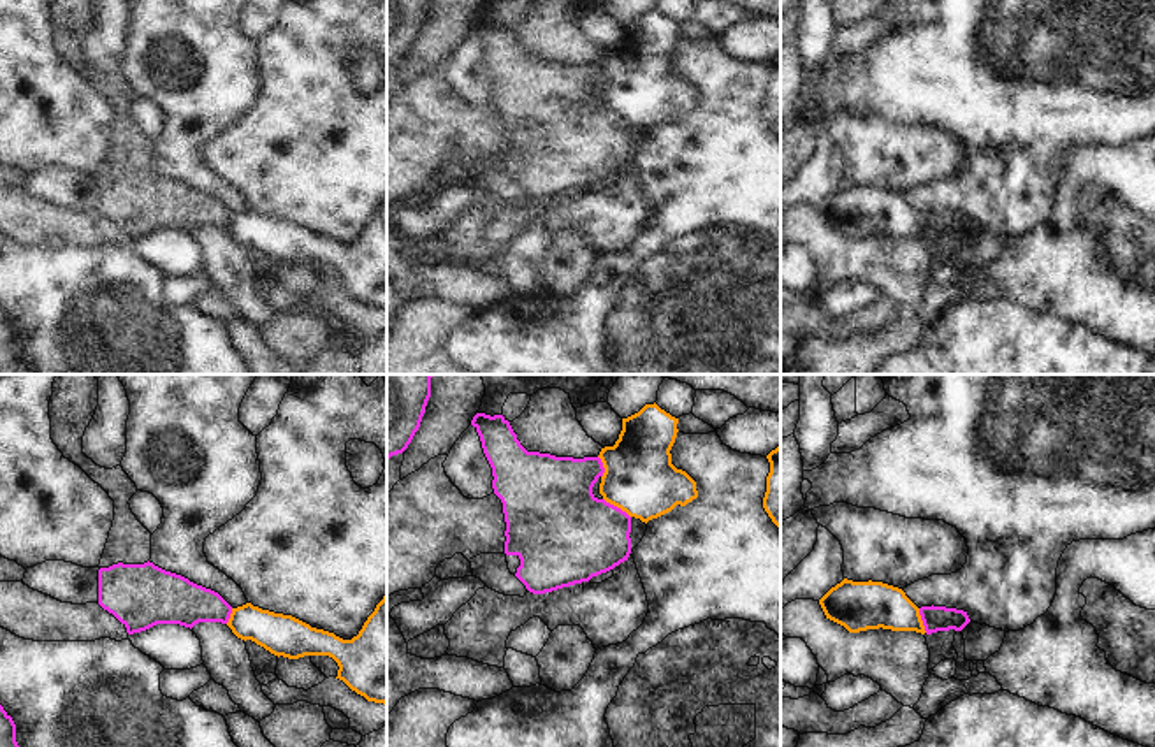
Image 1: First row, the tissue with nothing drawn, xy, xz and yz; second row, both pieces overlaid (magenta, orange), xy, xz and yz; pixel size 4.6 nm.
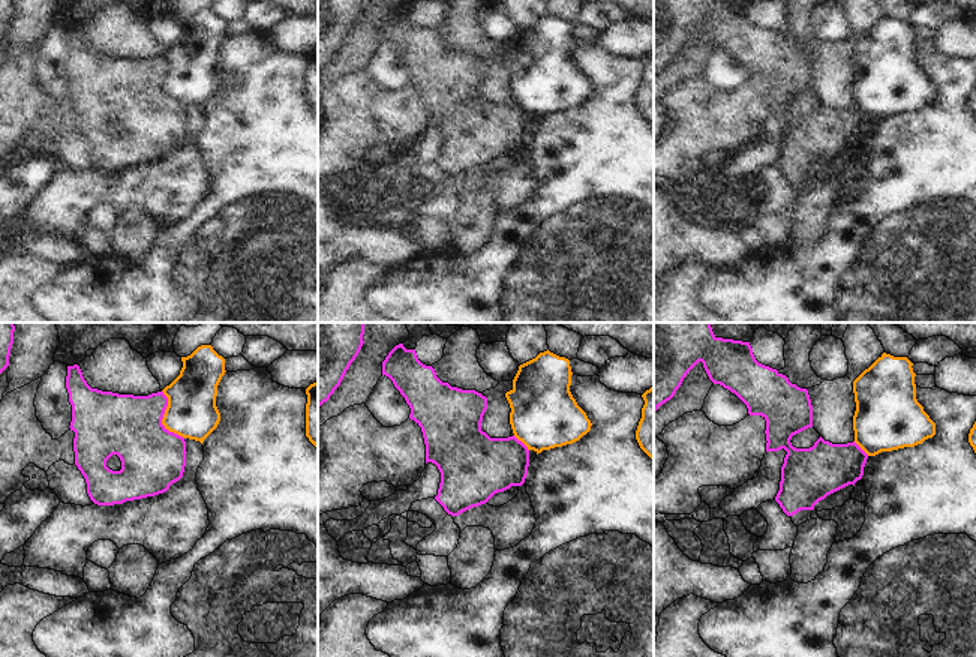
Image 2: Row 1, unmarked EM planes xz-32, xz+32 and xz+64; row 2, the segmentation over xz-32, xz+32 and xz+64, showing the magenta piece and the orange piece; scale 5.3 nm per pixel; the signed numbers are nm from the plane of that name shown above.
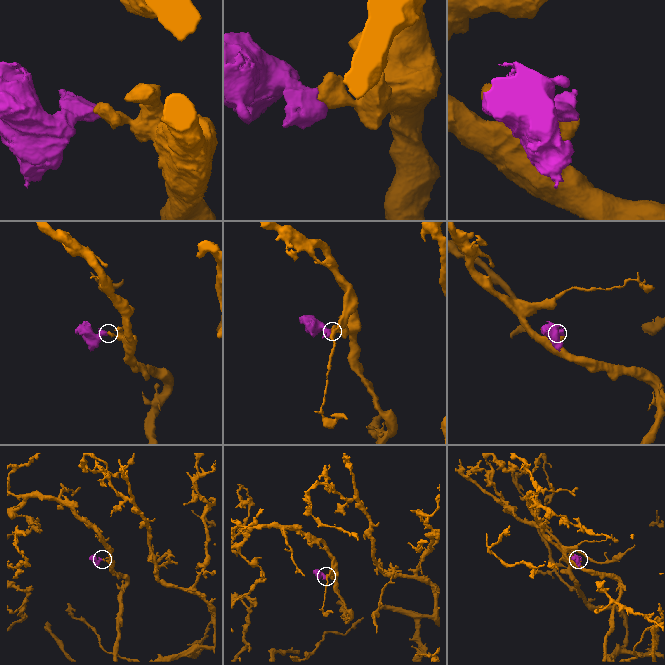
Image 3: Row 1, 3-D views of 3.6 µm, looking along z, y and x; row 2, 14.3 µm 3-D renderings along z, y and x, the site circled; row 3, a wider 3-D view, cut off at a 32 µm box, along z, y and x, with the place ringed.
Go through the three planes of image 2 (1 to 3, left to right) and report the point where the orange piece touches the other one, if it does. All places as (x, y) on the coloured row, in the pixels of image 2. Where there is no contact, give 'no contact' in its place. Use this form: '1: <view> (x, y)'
1: xz-32 (162, 417)
2: xz+32 (522, 443)
3: xz+64 (859, 447)

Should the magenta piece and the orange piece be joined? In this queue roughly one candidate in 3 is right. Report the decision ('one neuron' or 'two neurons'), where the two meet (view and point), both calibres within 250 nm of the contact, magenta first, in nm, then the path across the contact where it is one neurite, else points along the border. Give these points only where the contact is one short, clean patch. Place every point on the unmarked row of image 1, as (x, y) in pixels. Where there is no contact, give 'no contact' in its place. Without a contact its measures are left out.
two neurons | xz (616, 113) | 420/320 nm | along xz (603, 104), (630, 123)

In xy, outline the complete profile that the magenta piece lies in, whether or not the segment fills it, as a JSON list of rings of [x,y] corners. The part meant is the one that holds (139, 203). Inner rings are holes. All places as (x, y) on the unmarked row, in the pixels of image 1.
[[[149,167],[100,174],[98,211],[113,220],[128,241],[156,230],[190,236],[199,228],[227,230],[232,220],[232,213],[218,199]]]

